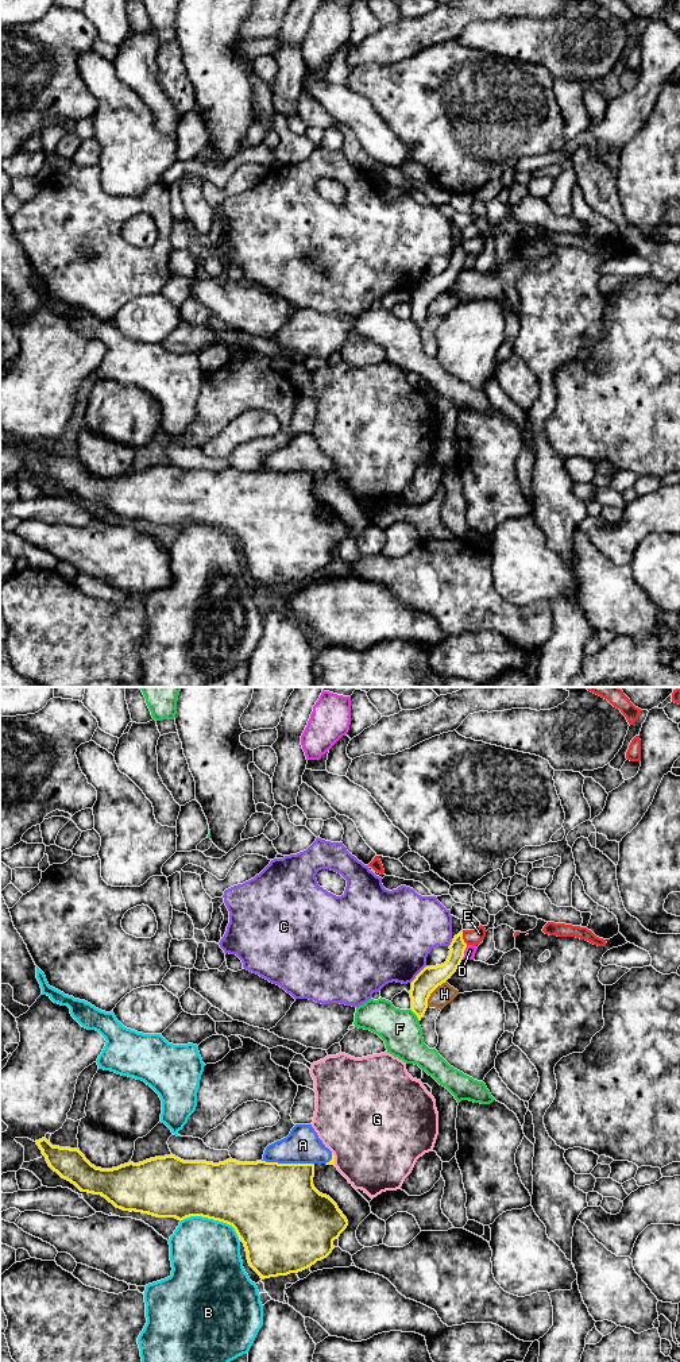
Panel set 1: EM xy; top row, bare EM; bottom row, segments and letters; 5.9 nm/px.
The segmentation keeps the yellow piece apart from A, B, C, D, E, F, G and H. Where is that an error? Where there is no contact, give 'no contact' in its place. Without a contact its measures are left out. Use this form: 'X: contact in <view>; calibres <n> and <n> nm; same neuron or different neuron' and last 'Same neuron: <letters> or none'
A: contact in xy; calibres 500 and 220 nm; same neuron
B: contact in xy; calibres 400 and 420 nm; different neuron
C: contact in xy; calibres 140 and 460 nm; different neuron
D: contact in xy; calibres 140 and 70 nm; different neuron
E: contact in xy; calibres 110 and 100 nm; different neuron
F: contact in xy; calibres 140 and 240 nm; different neuron
G: contact in xy; calibres 30 and 480 nm; different neuron
H: contact in xy; calibres 140 and 120 nm; different neuron
Same neuron: A

